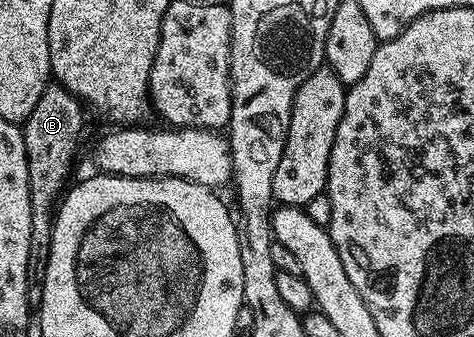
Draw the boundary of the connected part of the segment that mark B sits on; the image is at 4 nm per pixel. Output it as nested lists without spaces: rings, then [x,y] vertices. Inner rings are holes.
[[[49,83],[38,98],[38,106],[30,110],[30,118],[22,125],[26,162],[28,163],[28,185],[30,186],[30,258],[29,269],[40,270],[48,263],[52,245],[54,209],[69,183],[72,163],[76,160],[76,147],[80,144],[80,131],[84,128],[84,112],[81,101],[61,84]]]

